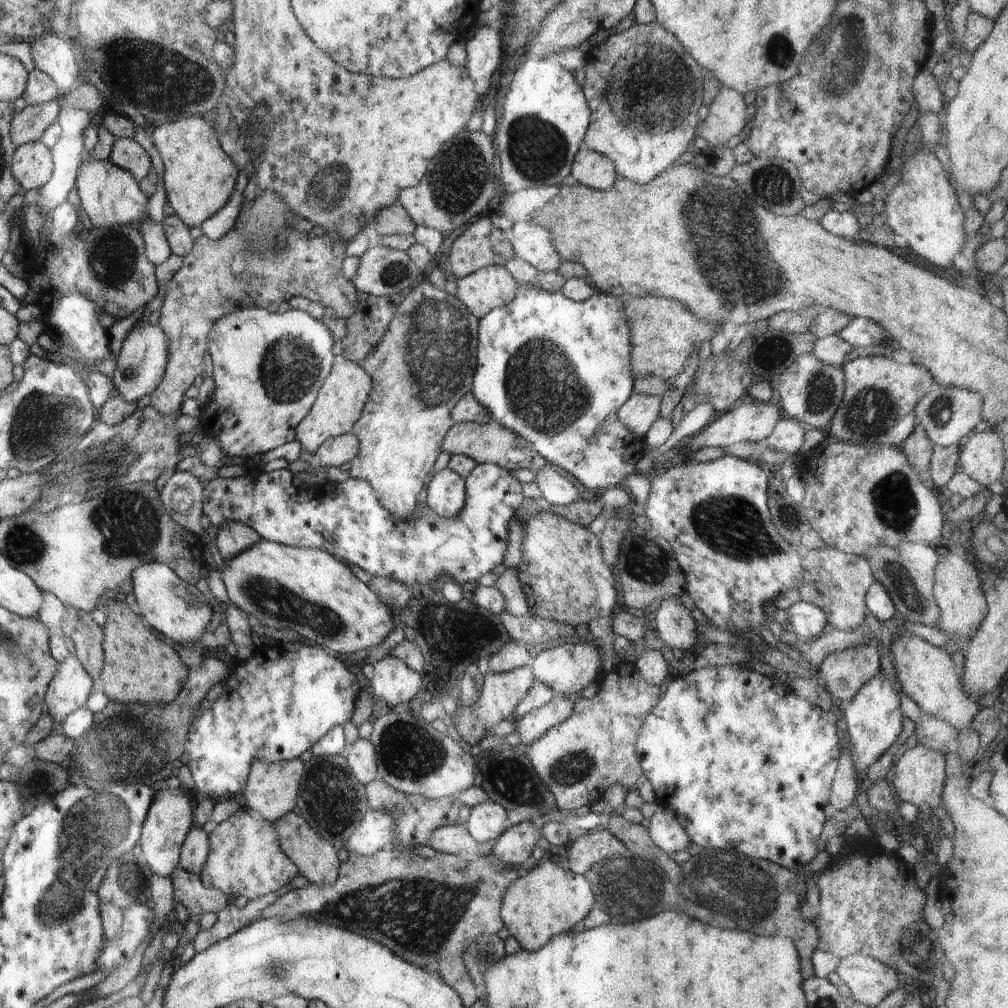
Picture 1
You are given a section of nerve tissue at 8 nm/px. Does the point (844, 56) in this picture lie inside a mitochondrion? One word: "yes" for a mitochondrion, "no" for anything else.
yes

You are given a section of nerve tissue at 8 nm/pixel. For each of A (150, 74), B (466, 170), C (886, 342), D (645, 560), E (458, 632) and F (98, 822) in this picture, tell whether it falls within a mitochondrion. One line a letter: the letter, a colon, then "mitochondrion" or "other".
A: mitochondrion
B: mitochondrion
C: other
D: mitochondrion
E: mitochondrion
F: mitochondrion

